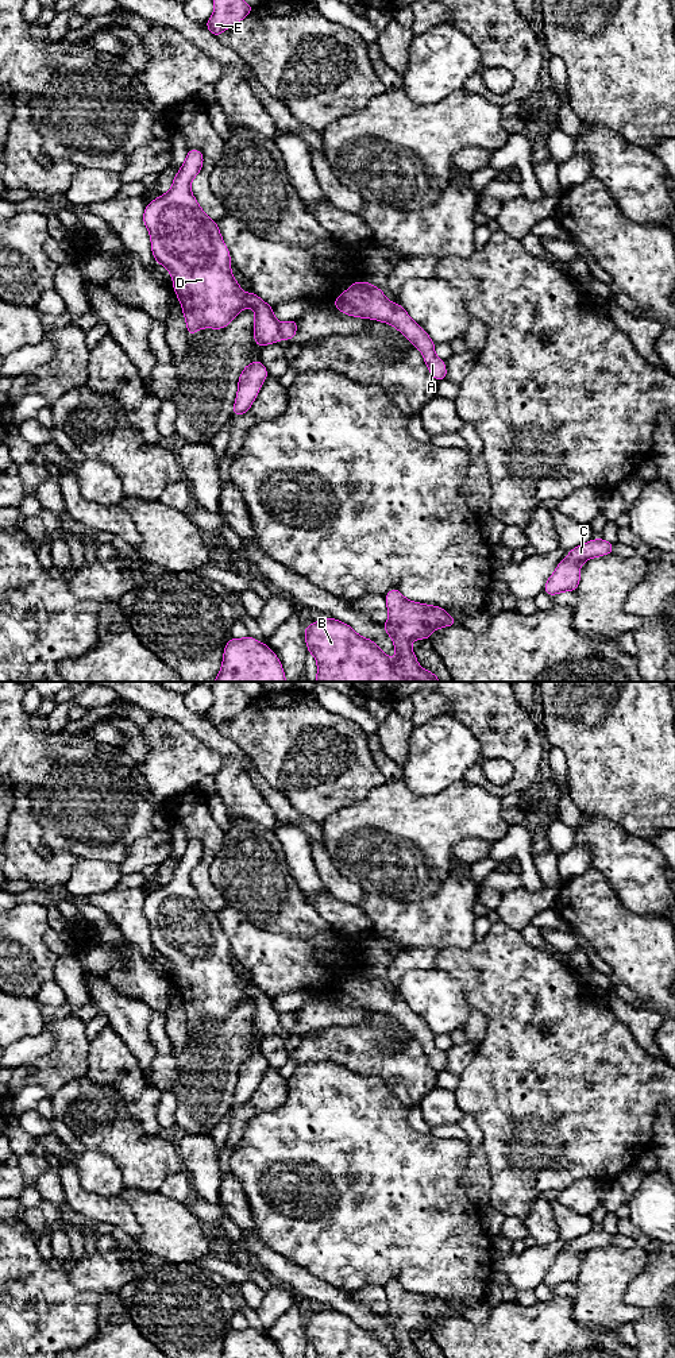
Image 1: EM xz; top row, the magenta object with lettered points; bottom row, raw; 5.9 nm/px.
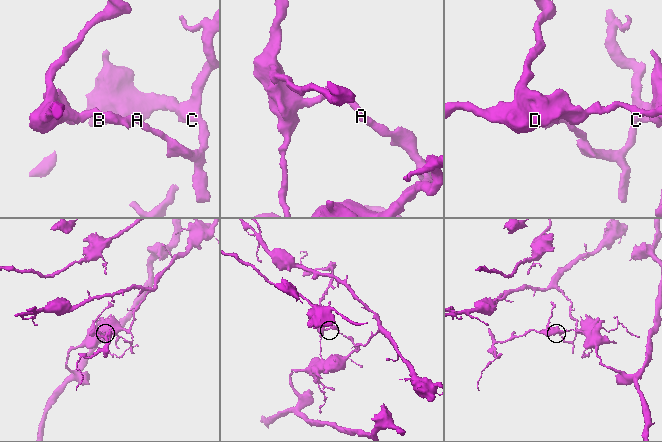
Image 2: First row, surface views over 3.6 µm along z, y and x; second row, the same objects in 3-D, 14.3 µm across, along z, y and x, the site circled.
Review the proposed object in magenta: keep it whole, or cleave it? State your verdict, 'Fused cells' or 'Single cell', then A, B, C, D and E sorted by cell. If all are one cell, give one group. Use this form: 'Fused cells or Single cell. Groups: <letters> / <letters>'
Fused cells. Groups: A B C / D E

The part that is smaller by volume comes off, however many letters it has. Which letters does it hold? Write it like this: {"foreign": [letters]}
{"foreign": ["D", "E"]}

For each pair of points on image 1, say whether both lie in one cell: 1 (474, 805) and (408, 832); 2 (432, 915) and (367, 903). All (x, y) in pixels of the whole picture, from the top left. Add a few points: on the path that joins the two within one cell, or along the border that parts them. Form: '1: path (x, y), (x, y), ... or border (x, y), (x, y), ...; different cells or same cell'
1: path (458, 811), (424, 829); same cell
2: path (416, 915), (386, 915), (384, 913); same cell

